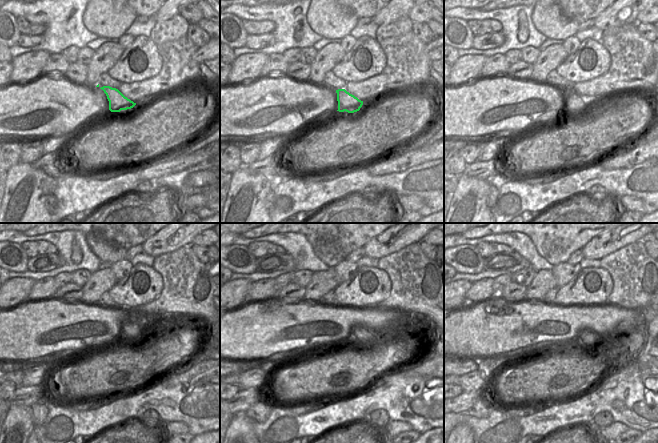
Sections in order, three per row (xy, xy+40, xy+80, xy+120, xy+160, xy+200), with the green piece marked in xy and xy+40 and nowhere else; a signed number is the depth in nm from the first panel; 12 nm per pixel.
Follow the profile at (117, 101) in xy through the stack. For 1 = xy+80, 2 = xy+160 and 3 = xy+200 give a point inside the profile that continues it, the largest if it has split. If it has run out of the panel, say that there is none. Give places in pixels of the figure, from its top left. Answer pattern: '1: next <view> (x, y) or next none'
1: next xy+80 (575, 103)
2: next xy+160 (363, 337)
3: next xy+200 (589, 338)

